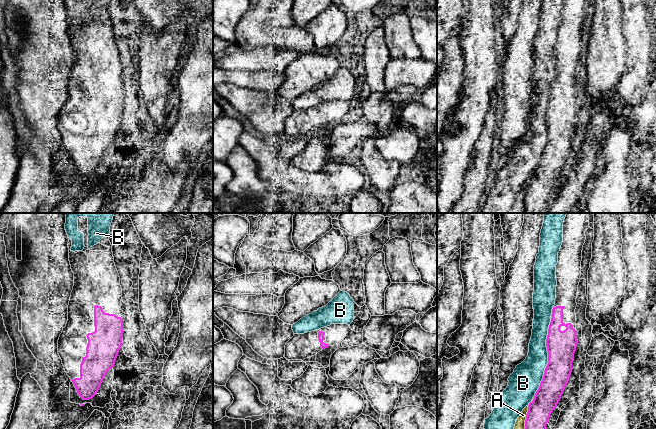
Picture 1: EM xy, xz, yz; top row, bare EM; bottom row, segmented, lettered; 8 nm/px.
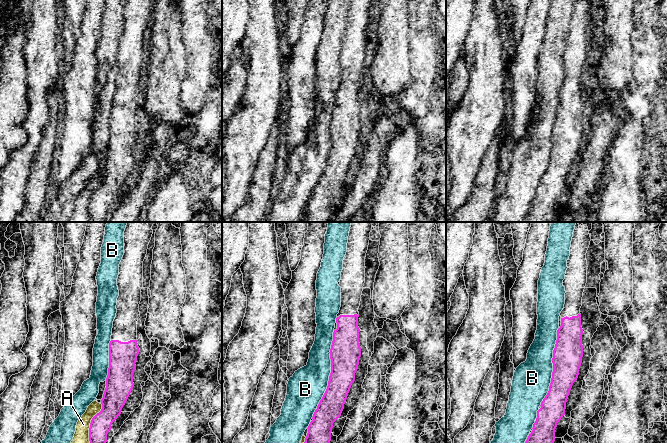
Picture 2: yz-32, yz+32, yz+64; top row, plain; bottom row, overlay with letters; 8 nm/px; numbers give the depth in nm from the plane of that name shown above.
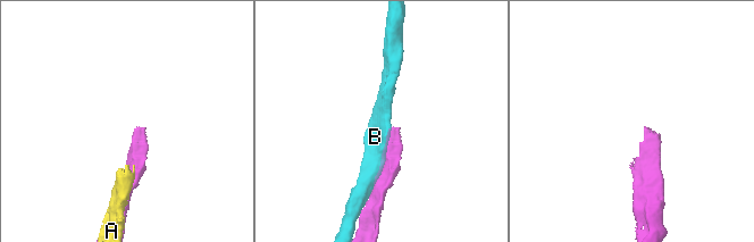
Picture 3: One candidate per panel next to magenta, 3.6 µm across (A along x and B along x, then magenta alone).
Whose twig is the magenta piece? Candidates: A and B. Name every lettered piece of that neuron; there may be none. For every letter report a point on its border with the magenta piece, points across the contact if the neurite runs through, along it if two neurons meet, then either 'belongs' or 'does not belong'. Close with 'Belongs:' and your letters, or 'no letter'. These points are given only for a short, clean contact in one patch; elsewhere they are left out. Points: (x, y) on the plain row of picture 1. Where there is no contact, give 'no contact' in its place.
A: meets magenta in yz at (525, 197); does not belong
B: meets magenta in yz at (548, 134); does not belong
Belongs: no letter

